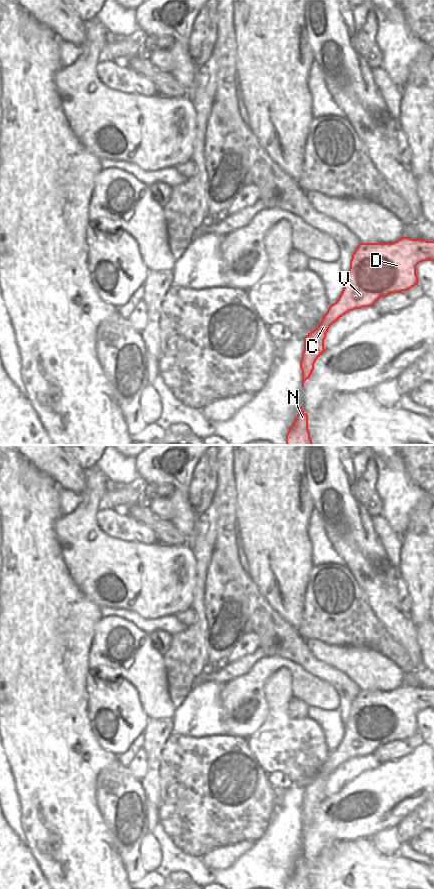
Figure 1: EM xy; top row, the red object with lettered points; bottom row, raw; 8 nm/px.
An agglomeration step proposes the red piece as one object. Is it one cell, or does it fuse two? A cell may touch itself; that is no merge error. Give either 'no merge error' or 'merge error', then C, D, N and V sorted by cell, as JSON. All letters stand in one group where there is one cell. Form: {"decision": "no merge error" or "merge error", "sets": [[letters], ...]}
{"decision": "no merge error", "sets": [["C", "D", "N", "V"]]}

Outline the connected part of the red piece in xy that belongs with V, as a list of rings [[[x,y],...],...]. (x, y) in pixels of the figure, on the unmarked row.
[[[401,685],[393,691],[358,693],[338,748],[329,754],[320,772],[304,785],[300,808],[302,836],[316,808],[326,798],[324,788],[330,774],[349,759],[372,755],[381,745],[418,733],[416,714],[423,709],[434,709],[434,689]]]

